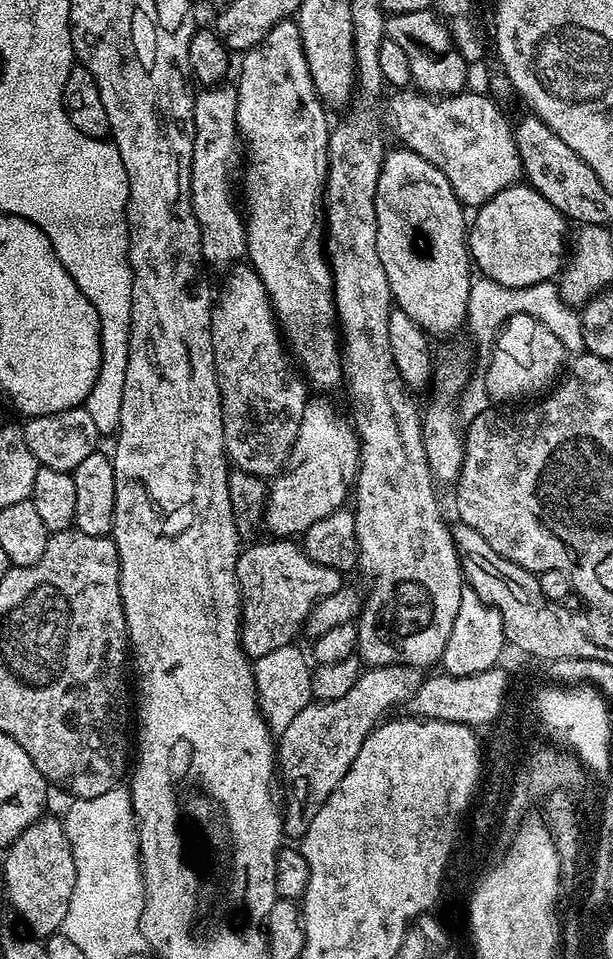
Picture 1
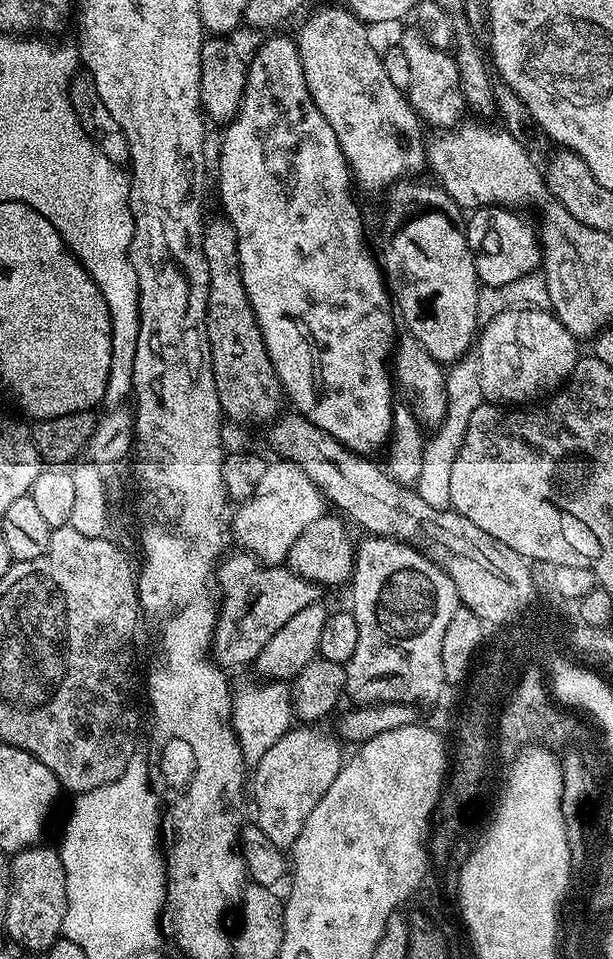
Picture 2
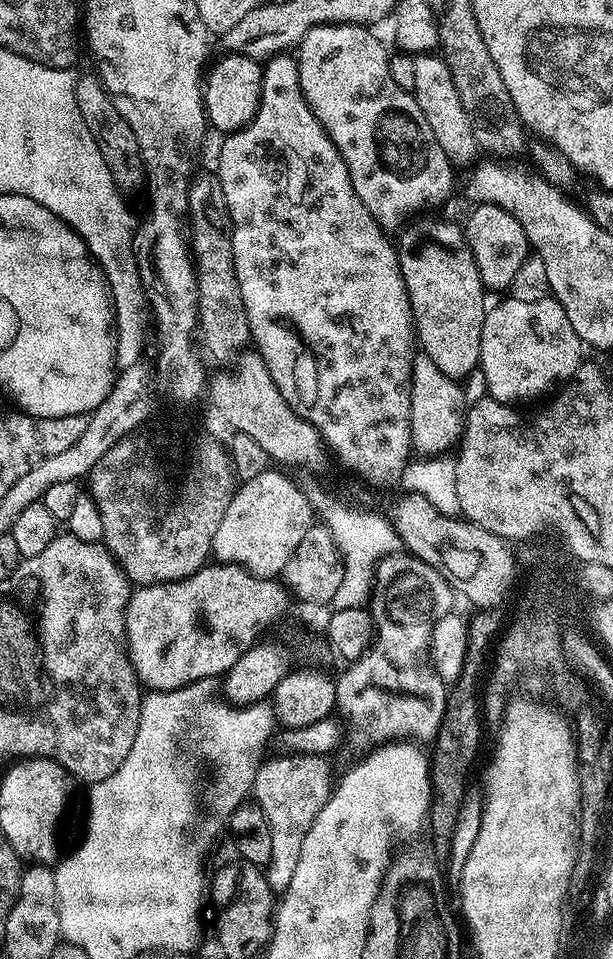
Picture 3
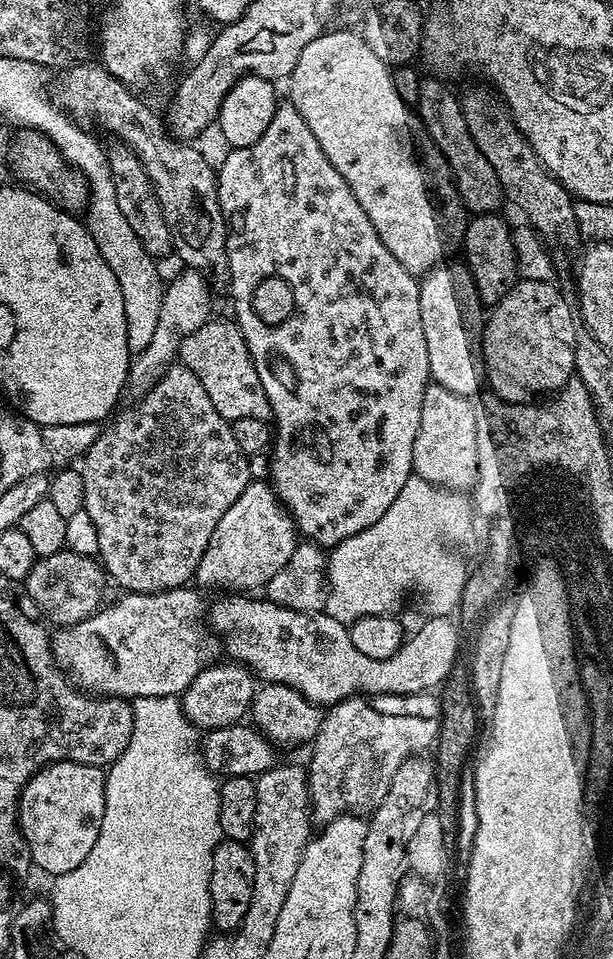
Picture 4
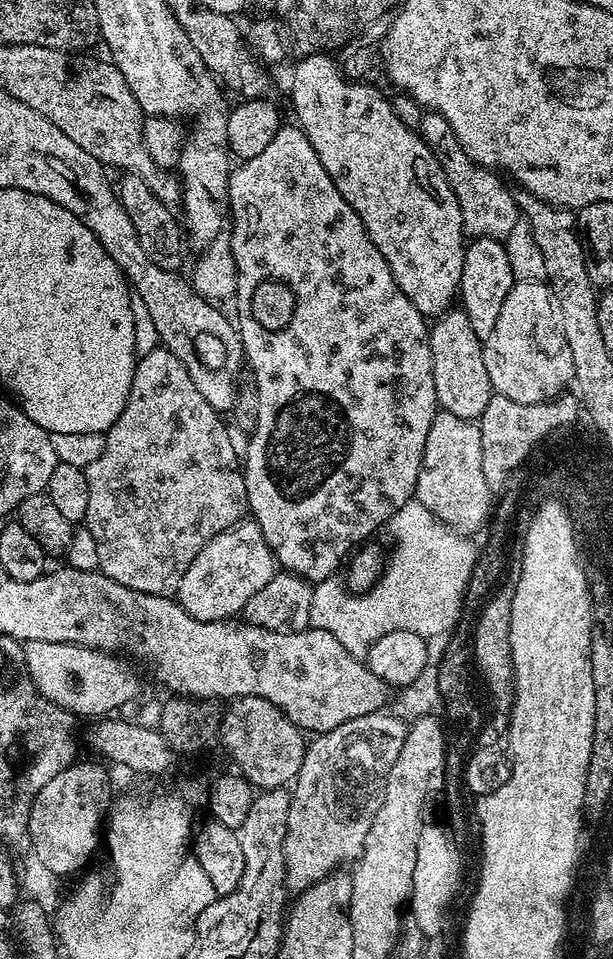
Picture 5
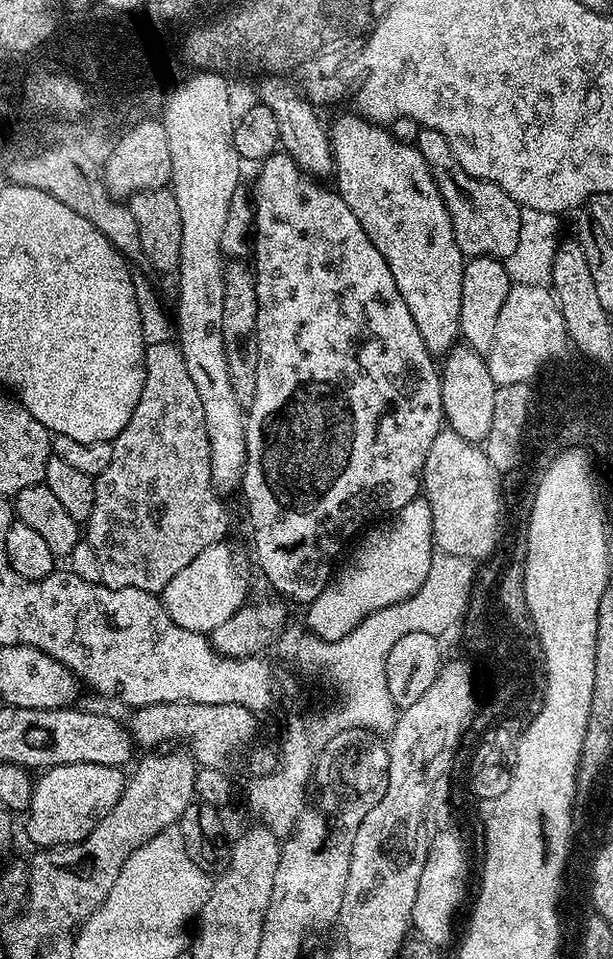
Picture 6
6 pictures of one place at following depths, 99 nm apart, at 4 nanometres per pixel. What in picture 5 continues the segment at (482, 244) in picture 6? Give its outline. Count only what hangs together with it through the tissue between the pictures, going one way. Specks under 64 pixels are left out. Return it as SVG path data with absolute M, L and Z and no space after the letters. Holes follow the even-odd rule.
M425 111L418 131L420 137L432 147L432 153L436 155L438 162L444 167L445 174L448 175L448 181L462 210L465 233L473 237L507 238L510 230L514 230L516 221L521 219L522 213L517 197L512 197L511 190L500 181L501 173L472 160L470 154L458 142L450 122L441 112Z

